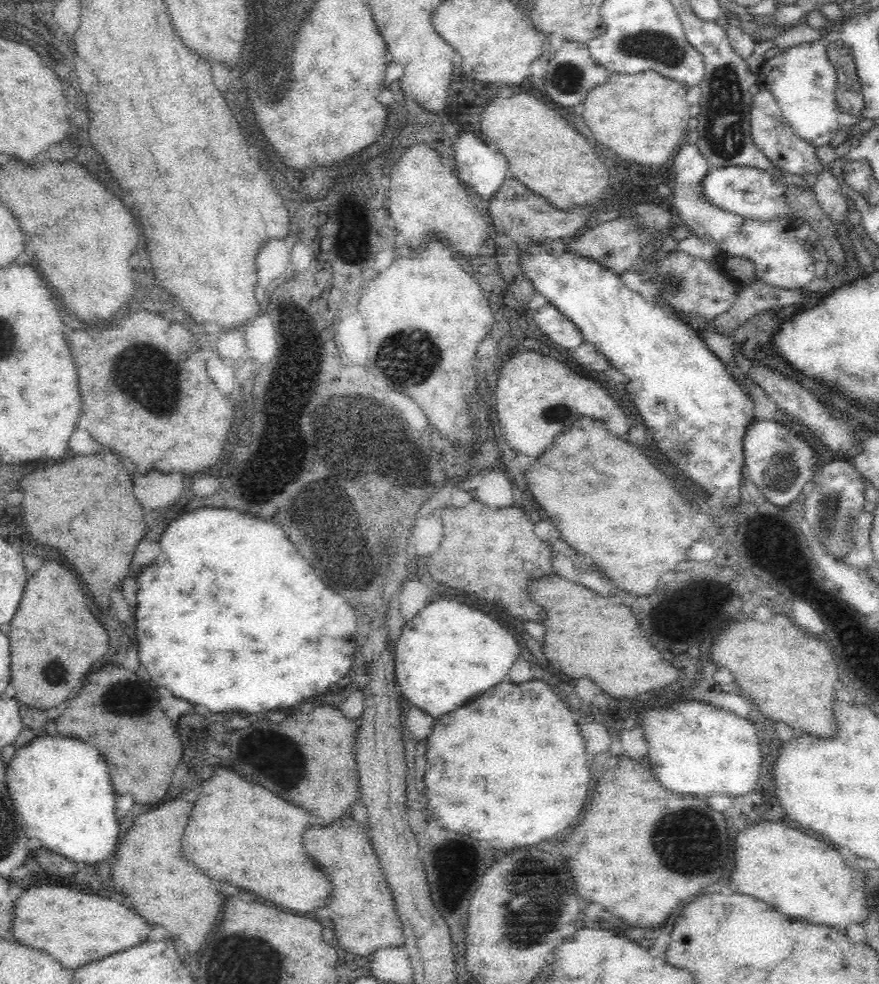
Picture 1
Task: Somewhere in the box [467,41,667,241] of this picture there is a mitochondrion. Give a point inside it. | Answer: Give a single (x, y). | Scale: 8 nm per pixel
(568, 79)

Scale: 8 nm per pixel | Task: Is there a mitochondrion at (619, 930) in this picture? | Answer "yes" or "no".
no

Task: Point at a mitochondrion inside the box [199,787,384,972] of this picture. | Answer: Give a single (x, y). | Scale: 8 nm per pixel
(243, 952)

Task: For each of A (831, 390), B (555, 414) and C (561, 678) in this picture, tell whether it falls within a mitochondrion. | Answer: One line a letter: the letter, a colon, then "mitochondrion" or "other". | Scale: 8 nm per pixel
A: other
B: mitochondrion
C: other

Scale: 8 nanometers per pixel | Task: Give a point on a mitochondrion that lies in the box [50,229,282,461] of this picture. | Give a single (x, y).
(139, 381)

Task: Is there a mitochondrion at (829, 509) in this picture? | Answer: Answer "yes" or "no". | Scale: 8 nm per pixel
yes

